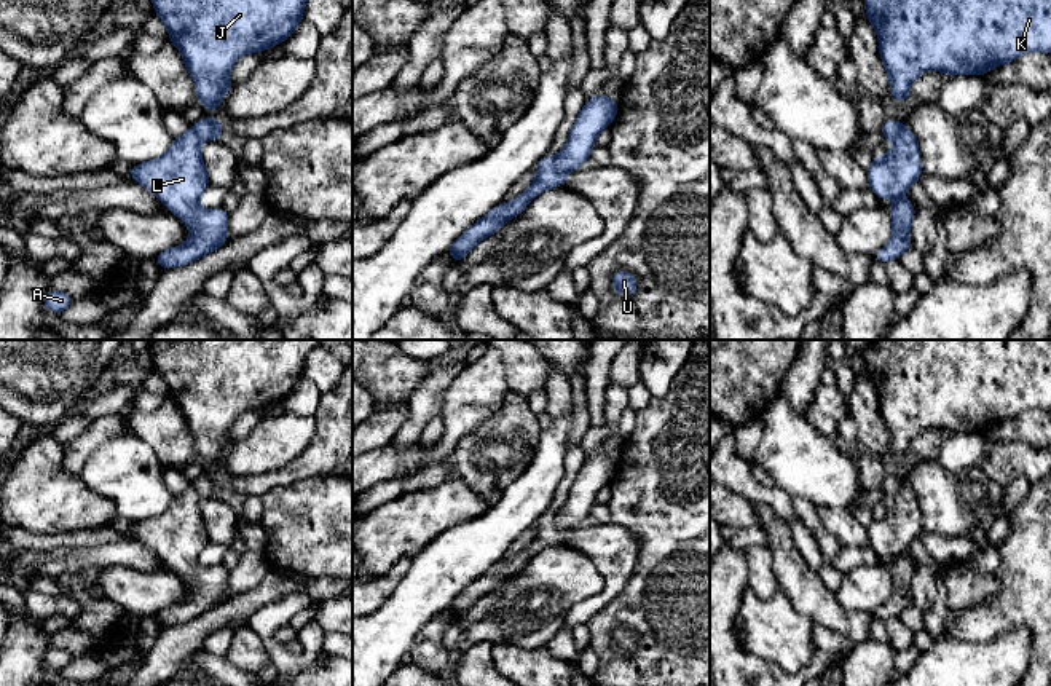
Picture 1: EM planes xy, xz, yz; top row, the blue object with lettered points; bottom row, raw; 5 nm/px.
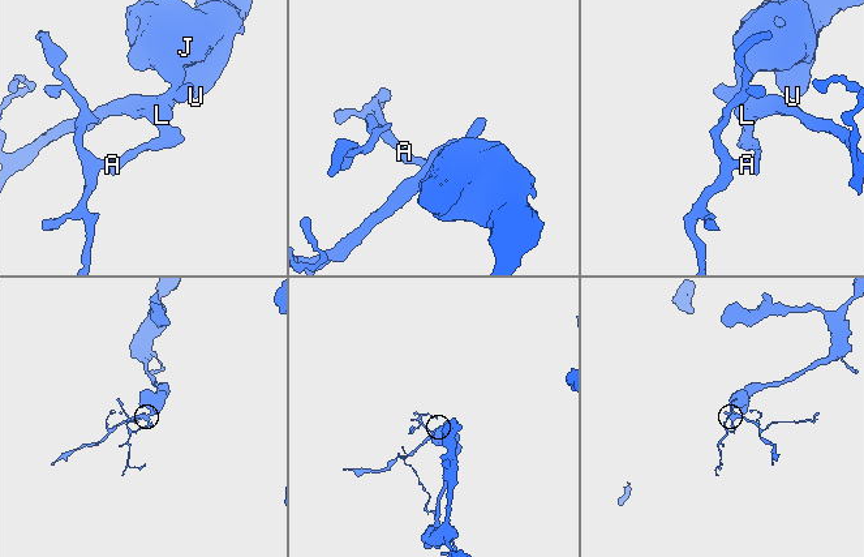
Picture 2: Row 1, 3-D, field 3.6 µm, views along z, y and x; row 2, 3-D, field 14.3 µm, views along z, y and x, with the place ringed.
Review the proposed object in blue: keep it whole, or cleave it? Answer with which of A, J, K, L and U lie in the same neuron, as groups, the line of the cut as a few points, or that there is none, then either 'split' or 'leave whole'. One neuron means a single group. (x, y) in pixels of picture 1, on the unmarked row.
A L / J K U | xz (552, 516), (554, 522), (566, 532) | split

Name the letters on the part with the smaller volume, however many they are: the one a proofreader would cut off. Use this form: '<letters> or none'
A, L

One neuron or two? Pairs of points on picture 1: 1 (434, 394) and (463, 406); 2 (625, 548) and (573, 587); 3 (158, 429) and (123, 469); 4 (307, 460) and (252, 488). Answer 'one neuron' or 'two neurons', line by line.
1: two neurons
2: two neurons
3: two neurons
4: one neuron

